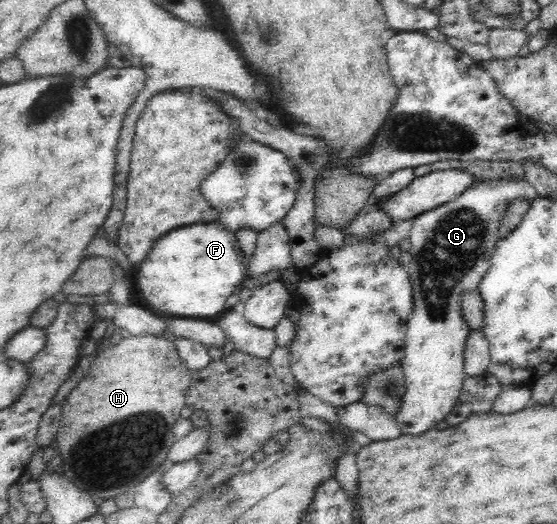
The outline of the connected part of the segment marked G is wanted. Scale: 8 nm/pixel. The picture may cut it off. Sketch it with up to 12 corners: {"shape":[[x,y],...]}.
{"shape":[[525,178],[474,181],[414,218],[402,434],[460,396],[478,291]]}

